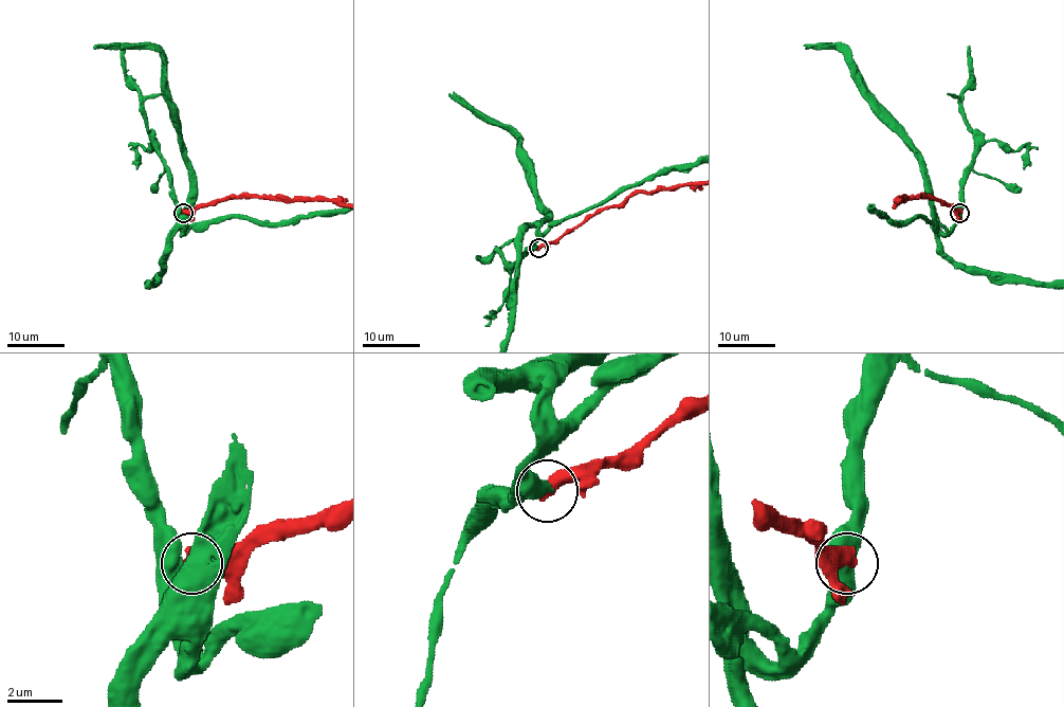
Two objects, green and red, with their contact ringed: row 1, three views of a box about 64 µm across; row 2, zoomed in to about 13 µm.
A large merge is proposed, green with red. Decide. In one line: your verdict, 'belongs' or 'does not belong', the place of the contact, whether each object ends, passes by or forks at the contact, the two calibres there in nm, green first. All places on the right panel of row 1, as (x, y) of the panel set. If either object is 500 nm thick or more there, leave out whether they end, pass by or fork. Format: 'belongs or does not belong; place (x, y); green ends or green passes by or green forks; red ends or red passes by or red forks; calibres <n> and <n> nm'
does not belong; place (959, 213); calibres 650 and 600 nm

